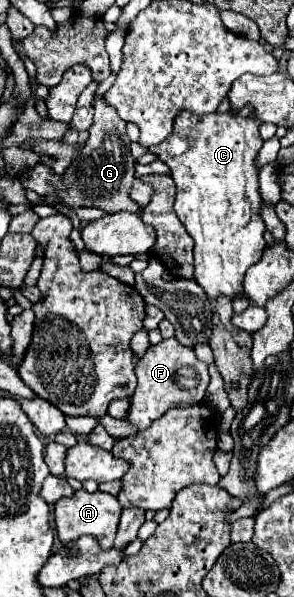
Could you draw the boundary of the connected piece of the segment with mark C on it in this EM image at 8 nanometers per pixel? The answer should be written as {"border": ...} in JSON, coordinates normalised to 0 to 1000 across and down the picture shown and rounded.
{"border":[[[857,179],[707,193],[619,183],[585,226],[544,246],[503,250],[578,280],[578,296],[605,317],[592,353],[667,404],[660,467],[714,501],[748,494],[789,501],[830,497],[830,457],[884,434],[905,414],[871,280],[871,260],[898,240],[878,219],[884,206]]]}

